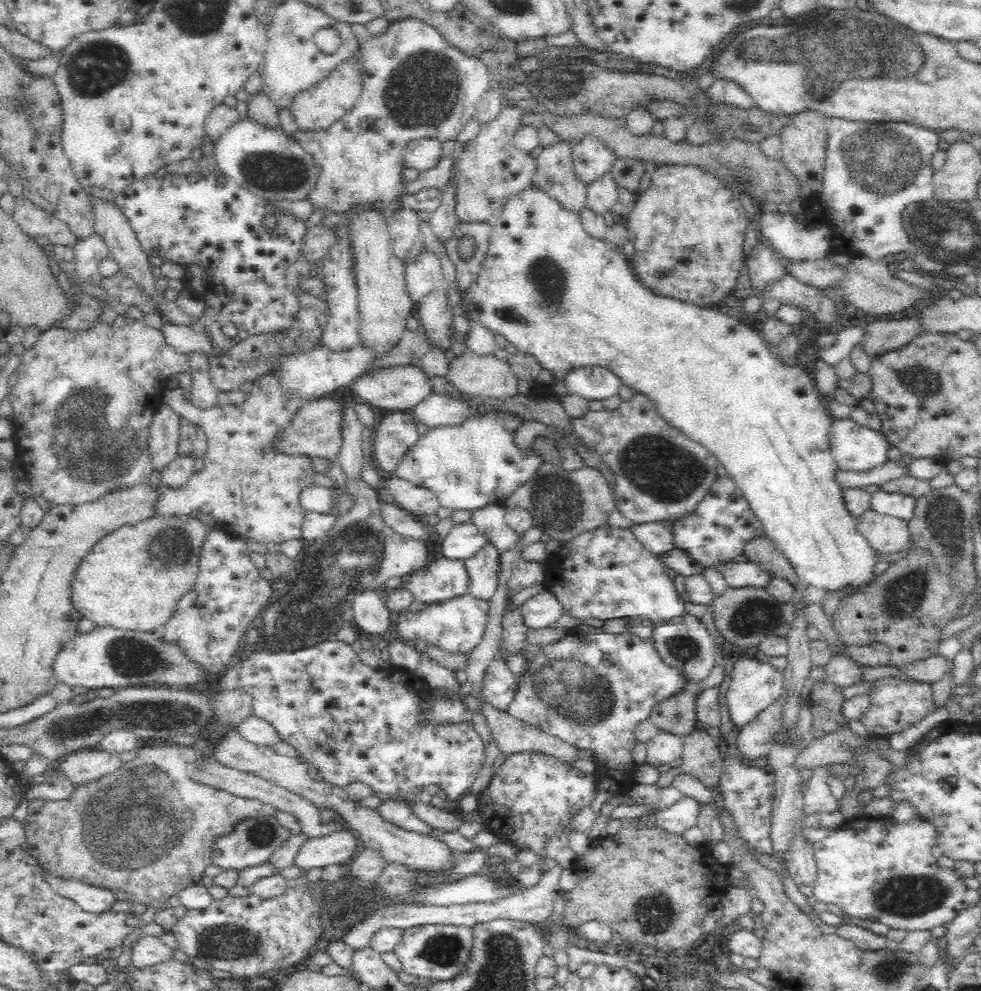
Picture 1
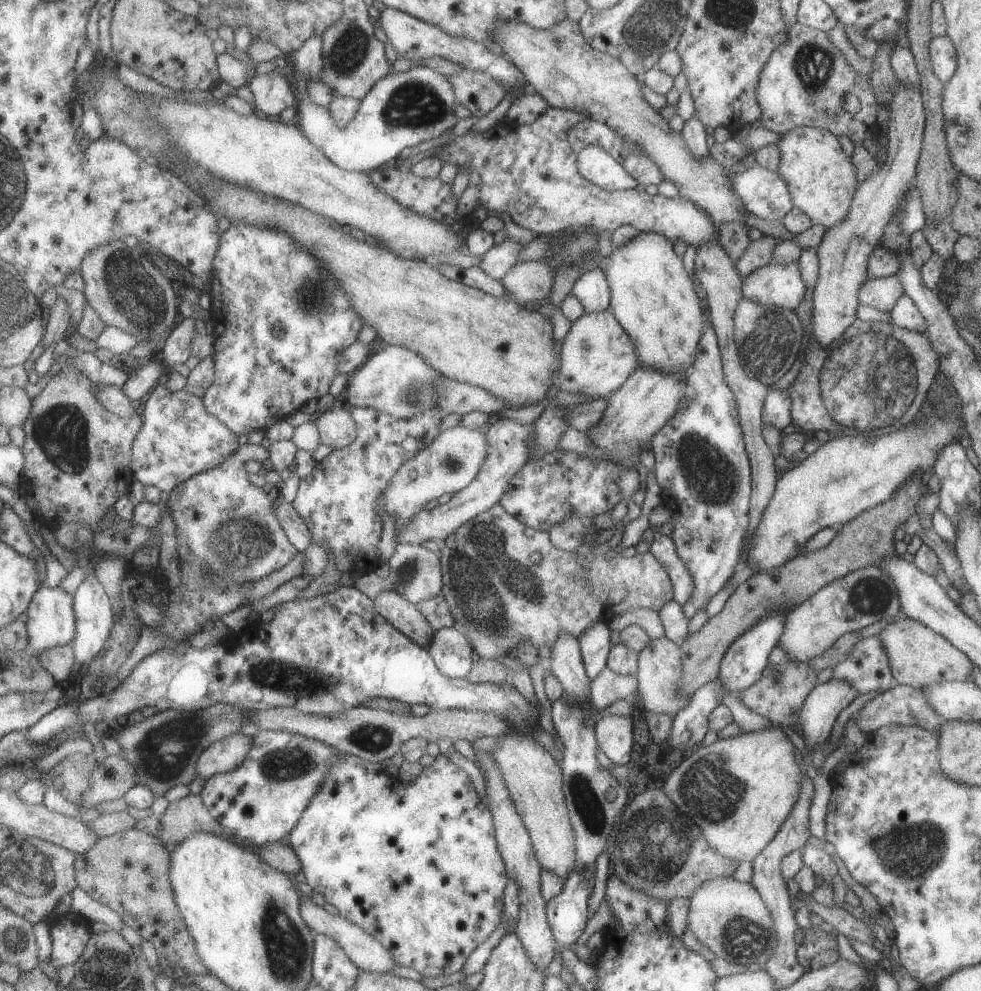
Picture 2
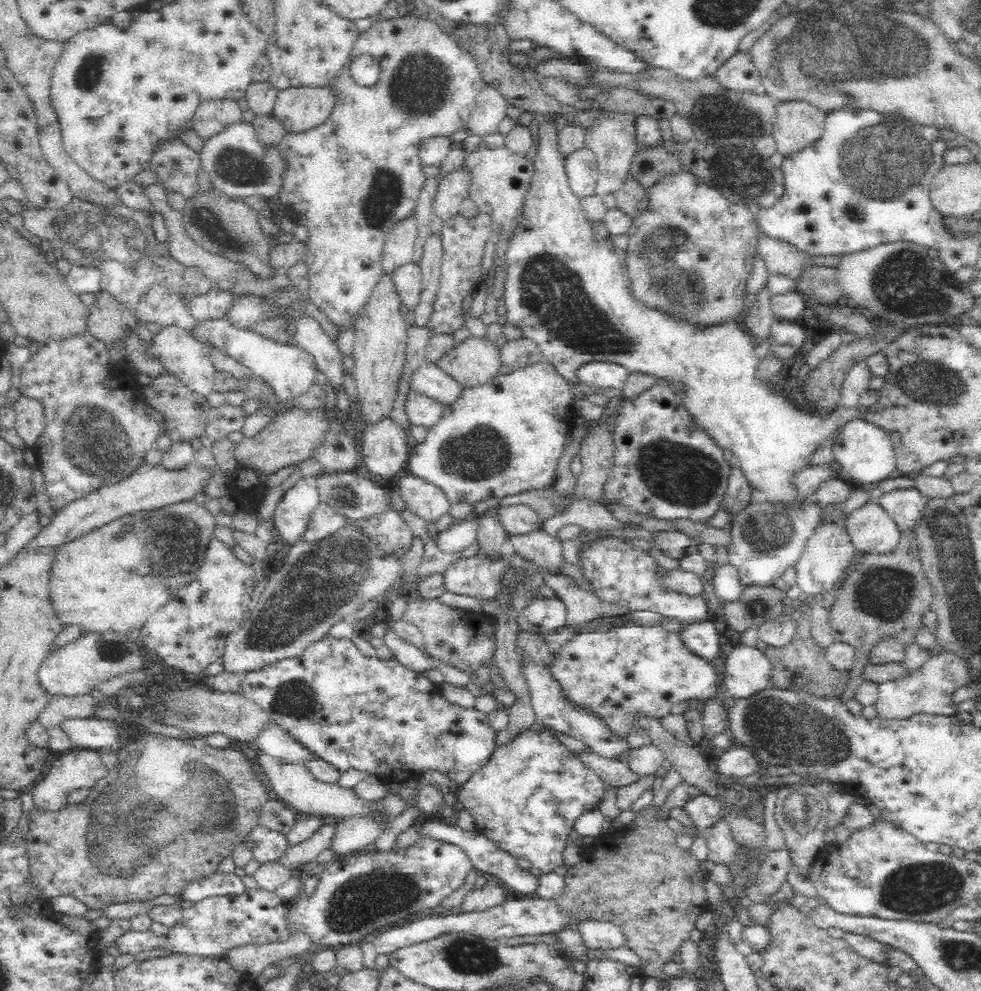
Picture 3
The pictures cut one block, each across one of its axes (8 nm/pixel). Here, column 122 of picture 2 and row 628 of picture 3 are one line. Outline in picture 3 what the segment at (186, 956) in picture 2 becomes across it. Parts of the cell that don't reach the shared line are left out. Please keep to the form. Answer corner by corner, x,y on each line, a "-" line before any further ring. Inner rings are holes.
914,529
901,532
892,552
864,553
860,562
848,572
829,611
833,638
836,642
848,644
855,651
851,679
840,696
845,703
853,698
856,687
863,682
862,668
869,661
872,648
887,637
904,646
915,641
918,629
923,627
922,616
930,610
932,596
932,587
921,565
920,547

